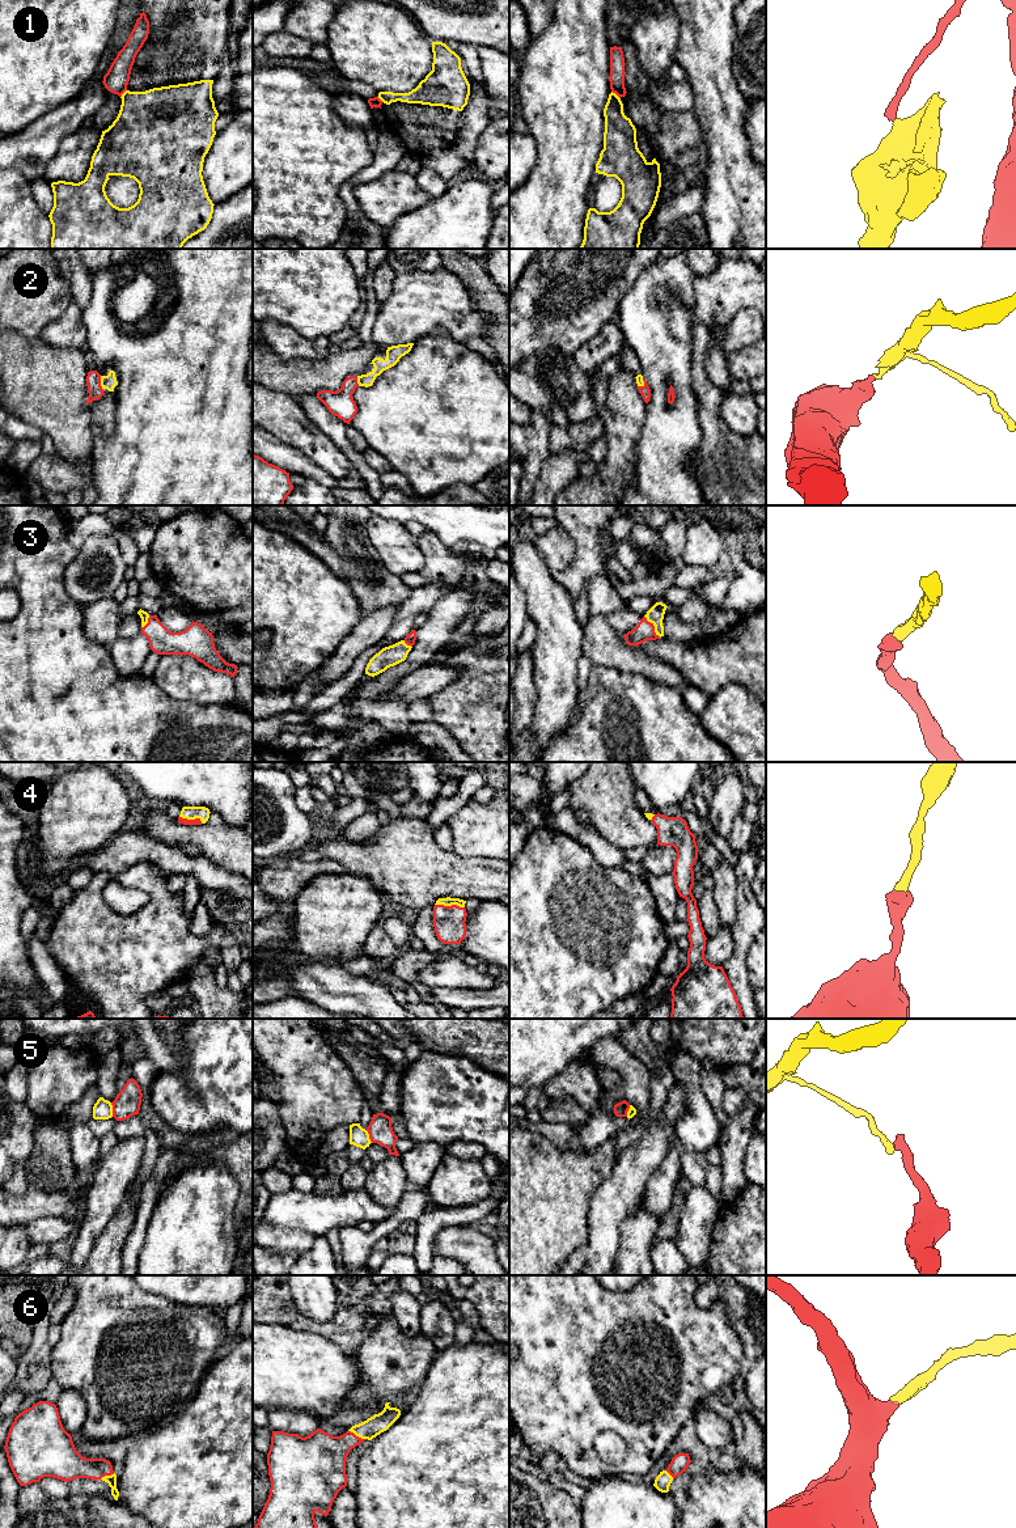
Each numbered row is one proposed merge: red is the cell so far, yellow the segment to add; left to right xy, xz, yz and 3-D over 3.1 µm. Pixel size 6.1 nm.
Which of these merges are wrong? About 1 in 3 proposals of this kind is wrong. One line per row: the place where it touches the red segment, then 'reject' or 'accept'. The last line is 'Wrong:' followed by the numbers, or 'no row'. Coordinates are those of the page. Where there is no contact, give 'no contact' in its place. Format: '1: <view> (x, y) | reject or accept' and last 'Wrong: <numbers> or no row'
1: yz (616, 93) | reject
2: xy (100, 382) | accept
3: yz (653, 626) | accept
4: xz (449, 906) | accept
5: xy (113, 1109) | reject
6: xz (358, 1437) | accept
Wrong: 1, 5

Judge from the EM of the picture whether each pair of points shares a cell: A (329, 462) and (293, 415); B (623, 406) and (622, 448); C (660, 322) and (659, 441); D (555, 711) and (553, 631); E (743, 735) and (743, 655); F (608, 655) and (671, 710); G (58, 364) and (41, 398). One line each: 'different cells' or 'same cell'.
A: same cell
B: same cell
C: same cell
D: same cell
E: different cells
F: different cells
G: same cell

